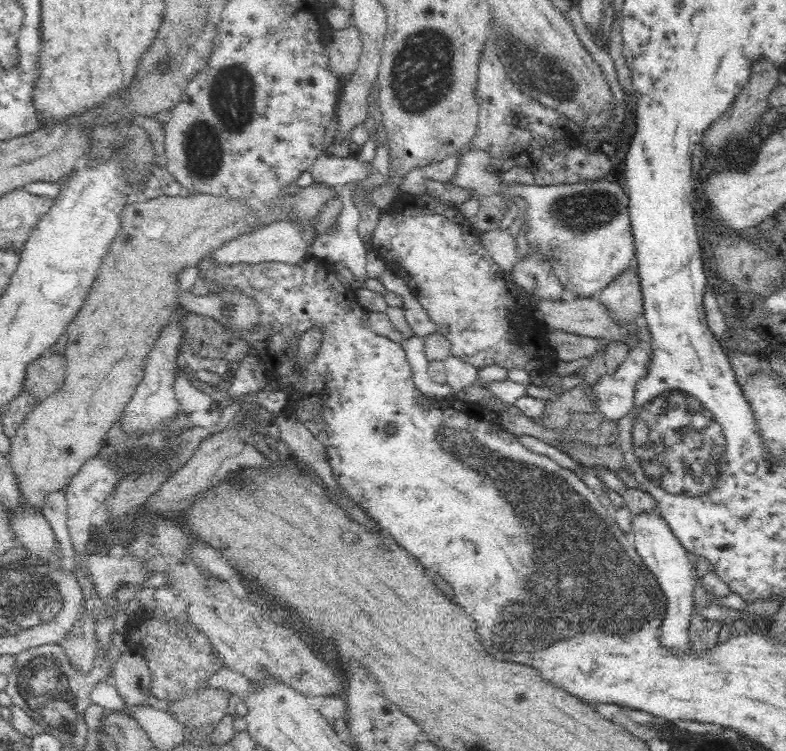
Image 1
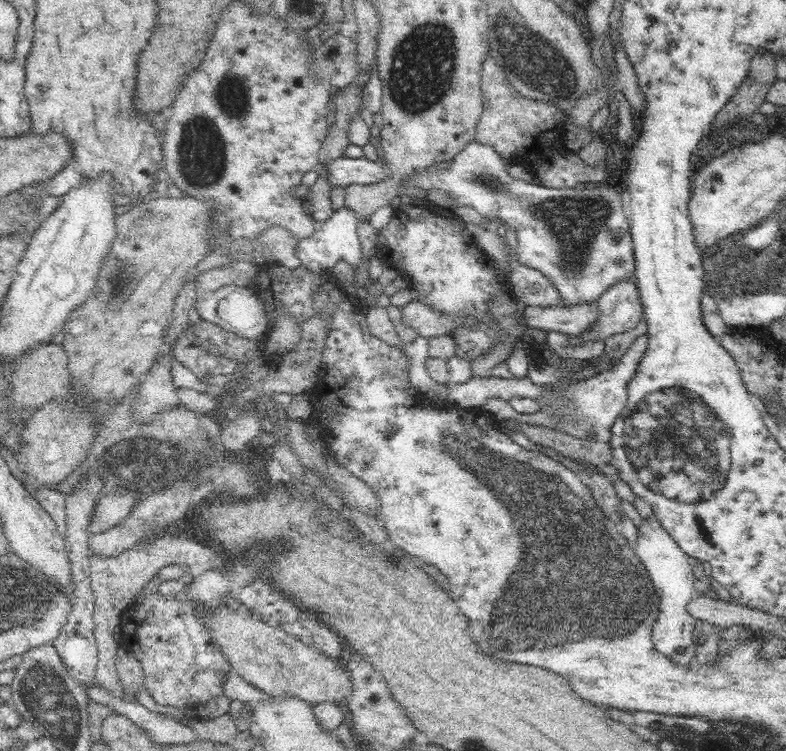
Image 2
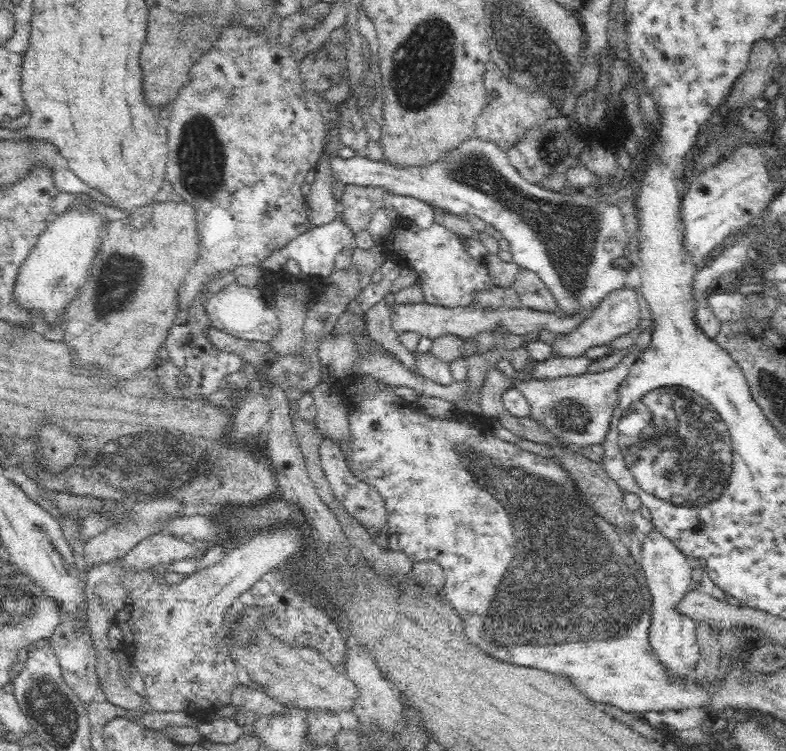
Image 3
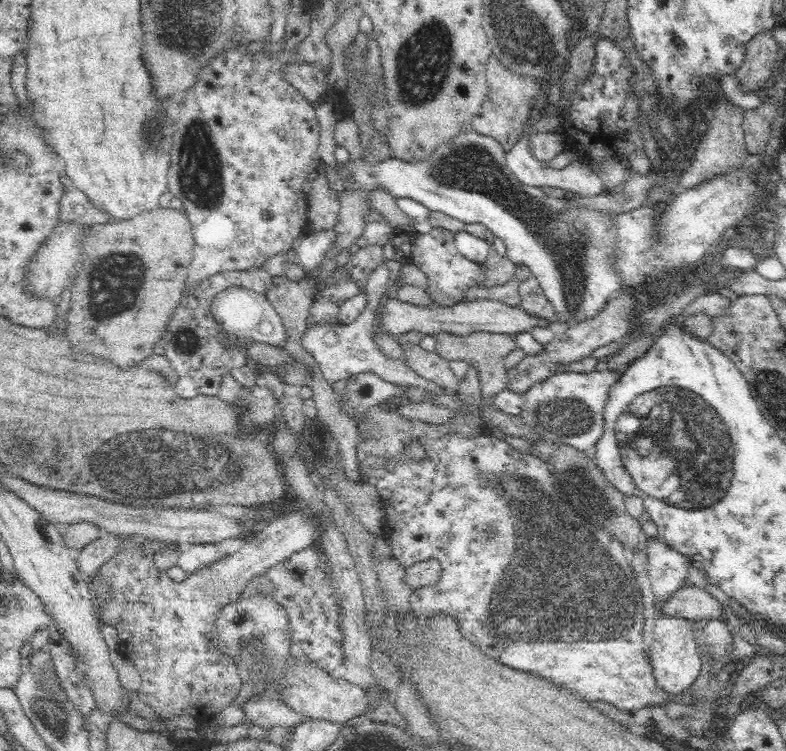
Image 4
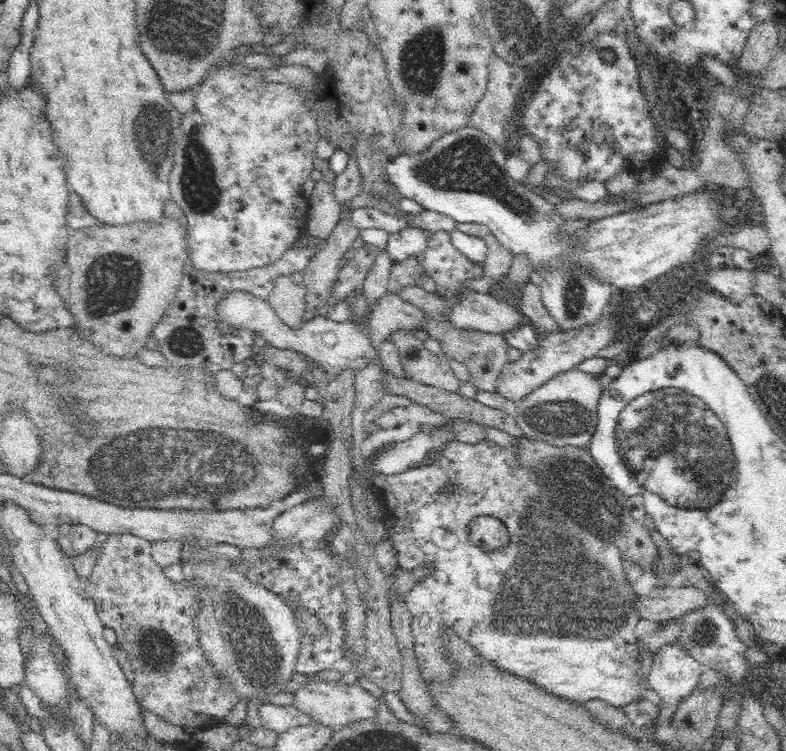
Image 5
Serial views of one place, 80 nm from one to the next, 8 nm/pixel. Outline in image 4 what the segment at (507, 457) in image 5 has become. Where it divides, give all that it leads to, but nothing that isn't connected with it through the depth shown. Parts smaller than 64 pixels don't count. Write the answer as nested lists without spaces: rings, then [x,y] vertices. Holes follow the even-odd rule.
[[[389,401],[374,404],[356,421],[356,427],[359,428],[357,458],[361,470],[365,472],[368,478],[368,483],[375,483],[382,499],[384,499],[385,510],[388,513],[385,518],[387,537],[390,546],[392,546],[394,559],[398,560],[404,567],[411,567],[416,563],[434,558],[442,567],[440,577],[442,582],[440,584],[413,590],[409,603],[412,610],[414,610],[414,616],[416,618],[432,618],[436,614],[454,616],[458,620],[458,624],[460,624],[460,630],[462,630],[464,638],[478,644],[482,648],[482,652],[488,654],[485,657],[490,658],[492,656],[496,662],[502,662],[502,664],[506,664],[510,668],[516,668],[516,670],[540,674],[546,680],[550,680],[550,682],[554,682],[554,684],[558,684],[558,686],[562,686],[566,690],[568,688],[574,690],[580,698],[592,704],[603,701],[614,705],[618,710],[626,709],[630,712],[645,708],[650,709],[654,706],[672,702],[680,705],[685,703],[690,705],[692,701],[689,691],[680,692],[680,694],[668,694],[657,686],[656,679],[652,676],[651,661],[648,661],[646,657],[644,640],[642,639],[642,628],[644,628],[646,622],[644,602],[627,549],[620,540],[612,538],[608,530],[599,529],[596,525],[590,524],[589,520],[582,518],[582,515],[575,511],[575,508],[570,505],[570,501],[560,491],[560,487],[556,487],[556,478],[550,472],[550,465],[544,463],[542,459],[538,459],[535,454],[514,450],[510,444],[506,444],[501,438],[496,438],[486,432],[482,435],[472,435],[466,438],[452,433],[447,423],[438,426],[425,424],[422,421],[410,421],[399,416],[396,410],[398,410],[398,407],[392,406]],[[412,442],[418,442],[425,450],[428,458],[424,458],[422,461],[406,459],[404,450]],[[390,460],[395,462],[395,468],[392,470],[388,469]],[[526,502],[530,502],[528,510],[532,514],[532,522],[526,520]],[[534,516],[536,516],[536,524],[534,524]],[[488,528],[494,528],[494,534],[492,534],[490,540],[488,540],[488,534],[486,534]],[[542,538],[548,540],[548,550],[540,550],[542,548]]]

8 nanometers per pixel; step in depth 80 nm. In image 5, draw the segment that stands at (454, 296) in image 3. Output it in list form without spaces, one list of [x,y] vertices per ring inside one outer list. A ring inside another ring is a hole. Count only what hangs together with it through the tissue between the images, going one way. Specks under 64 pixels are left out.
[[[444,230],[431,232],[428,248],[416,258],[425,274],[433,278],[437,286],[435,292],[442,298],[457,295],[458,288],[468,278],[483,276],[481,260],[471,260],[456,247],[452,234]]]

